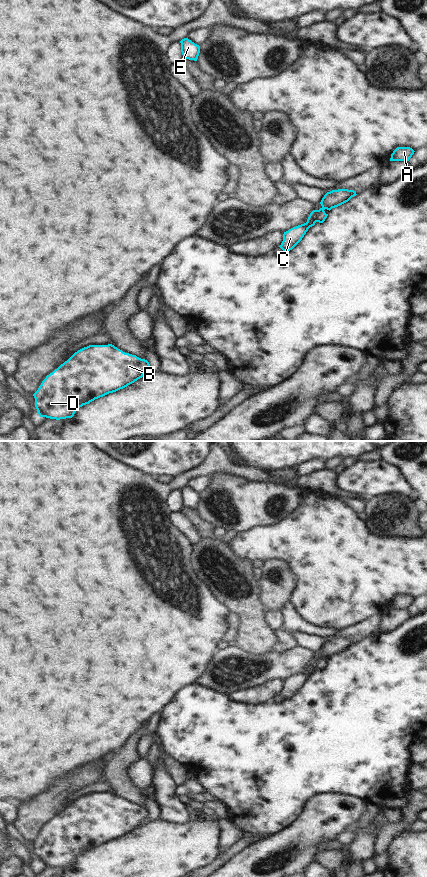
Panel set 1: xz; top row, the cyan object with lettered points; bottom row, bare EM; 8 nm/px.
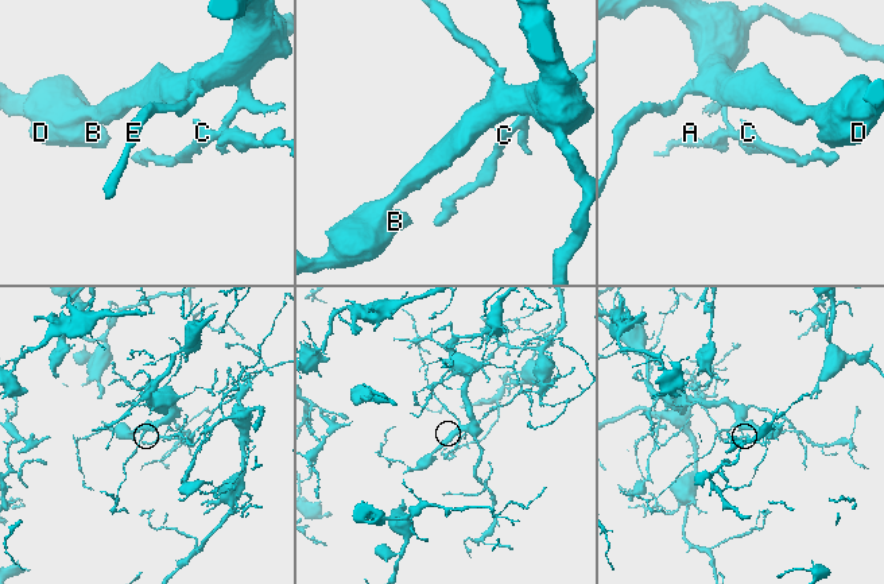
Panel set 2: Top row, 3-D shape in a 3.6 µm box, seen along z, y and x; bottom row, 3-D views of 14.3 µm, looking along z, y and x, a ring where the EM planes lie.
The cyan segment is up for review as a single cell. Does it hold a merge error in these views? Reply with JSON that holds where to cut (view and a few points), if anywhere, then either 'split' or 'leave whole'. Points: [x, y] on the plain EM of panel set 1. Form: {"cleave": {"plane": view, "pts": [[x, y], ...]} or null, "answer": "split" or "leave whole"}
{"cleave": {"plane": "xz", "pts": [[323, 658], [318, 661], [316, 669]]}, "answer": "split"}

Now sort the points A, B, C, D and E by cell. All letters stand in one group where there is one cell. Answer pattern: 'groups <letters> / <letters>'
groups A C / B D E

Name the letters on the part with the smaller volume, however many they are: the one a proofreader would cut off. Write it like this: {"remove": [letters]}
{"remove": ["A", "C"]}

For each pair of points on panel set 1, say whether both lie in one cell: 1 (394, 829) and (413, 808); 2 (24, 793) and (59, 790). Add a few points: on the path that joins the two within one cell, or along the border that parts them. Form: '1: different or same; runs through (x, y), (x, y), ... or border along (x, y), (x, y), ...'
1: same; runs through (400, 825), (409, 814)
2: different; border along (58, 777), (42, 791), (20, 802)

